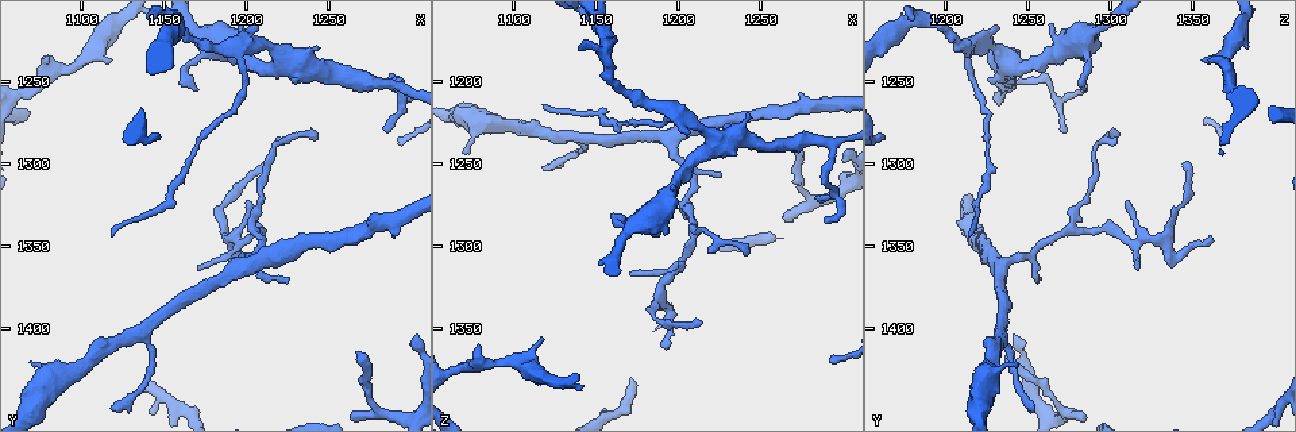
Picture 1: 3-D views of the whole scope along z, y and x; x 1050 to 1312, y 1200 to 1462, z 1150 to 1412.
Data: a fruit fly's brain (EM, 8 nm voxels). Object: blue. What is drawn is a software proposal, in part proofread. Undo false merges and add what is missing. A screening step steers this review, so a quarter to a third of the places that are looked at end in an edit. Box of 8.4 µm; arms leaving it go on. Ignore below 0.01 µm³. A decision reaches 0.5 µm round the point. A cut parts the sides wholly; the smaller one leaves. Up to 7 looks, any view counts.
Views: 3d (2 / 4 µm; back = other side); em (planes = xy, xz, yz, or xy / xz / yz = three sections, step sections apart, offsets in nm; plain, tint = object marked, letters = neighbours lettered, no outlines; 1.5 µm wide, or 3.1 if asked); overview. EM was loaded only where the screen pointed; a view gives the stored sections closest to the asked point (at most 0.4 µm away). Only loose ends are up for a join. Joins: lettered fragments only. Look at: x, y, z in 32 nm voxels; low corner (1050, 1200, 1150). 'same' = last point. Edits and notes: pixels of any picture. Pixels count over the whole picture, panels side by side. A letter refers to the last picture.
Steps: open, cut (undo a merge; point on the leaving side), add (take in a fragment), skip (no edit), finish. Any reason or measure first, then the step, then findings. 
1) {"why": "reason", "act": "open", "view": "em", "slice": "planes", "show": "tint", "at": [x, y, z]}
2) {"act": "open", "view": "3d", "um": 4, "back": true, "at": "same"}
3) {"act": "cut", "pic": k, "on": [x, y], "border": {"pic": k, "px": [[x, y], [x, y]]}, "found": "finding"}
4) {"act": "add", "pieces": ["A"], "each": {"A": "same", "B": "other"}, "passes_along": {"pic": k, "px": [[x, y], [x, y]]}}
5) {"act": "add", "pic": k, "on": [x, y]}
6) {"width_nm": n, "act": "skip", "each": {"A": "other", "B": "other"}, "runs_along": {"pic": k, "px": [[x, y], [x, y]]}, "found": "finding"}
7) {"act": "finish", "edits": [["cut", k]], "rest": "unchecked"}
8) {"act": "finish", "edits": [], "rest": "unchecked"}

{"why": "an open end", "act": "open", "view": "em", "slice": "planes", "show": "letters", "at": [1116, 1236, 1354]}

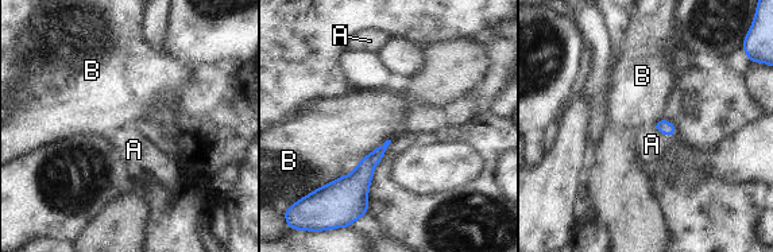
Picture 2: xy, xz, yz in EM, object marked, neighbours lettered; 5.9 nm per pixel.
{"act": "skip", "each": {"A": "other", "B": "other"}, "border": {"pic": 2, "px": [[390, 139], [386, 139], [359, 162]]}, "found": "none of them fits"}

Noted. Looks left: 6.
{"why": "branch stops here", "act": "open", "view": "3d", "um": 4, "at": [1190, 1344, 1360]}

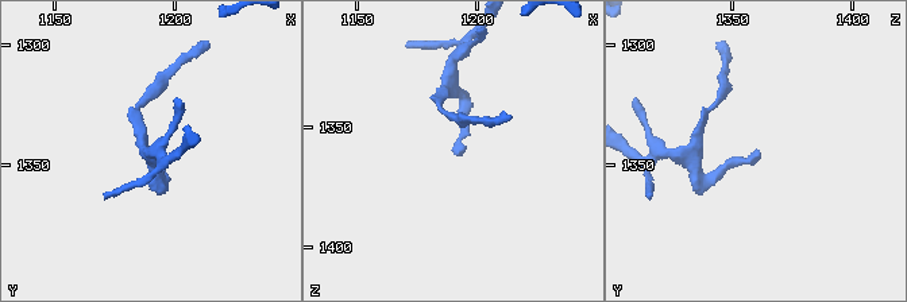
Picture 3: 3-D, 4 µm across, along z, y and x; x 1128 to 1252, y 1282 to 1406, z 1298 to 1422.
{"why": "now the EM", "act": "open", "view": "em", "slice": "xz", "step": 4, "show": "letters", "at": [1192, 1343, 1360]}

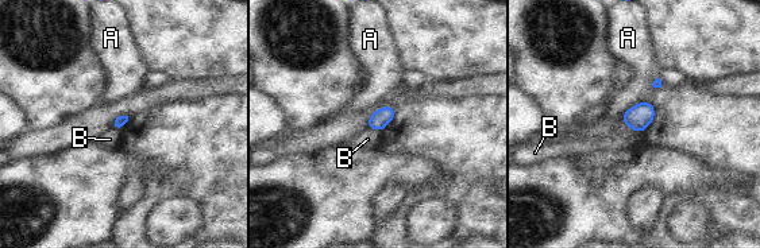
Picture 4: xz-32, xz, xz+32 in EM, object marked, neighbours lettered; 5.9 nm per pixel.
{"longest_contact_nm": ["A", 180], "act": "skip", "each": {"A": "other", "B": "other"}, "border": {"pic": 4, "px": [[367, 127], [380, 131]]}, "found": "none of them fits"}

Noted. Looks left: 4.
{"why": "thin end", "act": "open", "view": "em", "slice": "yz", "step": 4, "show": "tint", "at": [1240, 1280, 1306]}

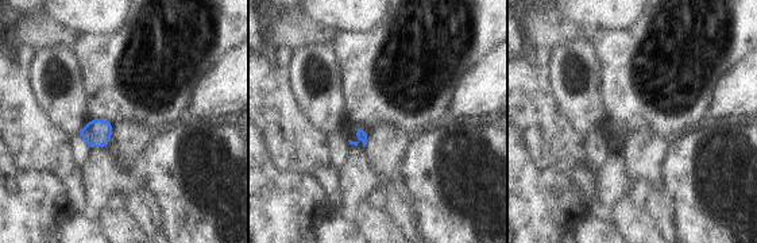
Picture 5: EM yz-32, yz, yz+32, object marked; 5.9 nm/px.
{"act": "open", "view": "em", "slice": "planes", "show": "letters", "at": "same"}

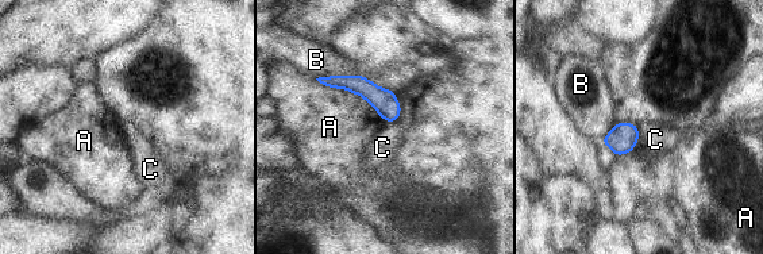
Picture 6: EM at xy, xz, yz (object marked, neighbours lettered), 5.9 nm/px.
{"act": "skip", "each": {"A": "other", "B": "other", "C": "other"}, "border": {"pic": 6, "px": [[639, 130], [639, 138], [635, 145]]}, "found": "no lettered fragment goes on from it"}

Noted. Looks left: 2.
{"act": "finish", "edits": [], "rest": "unchecked"}

